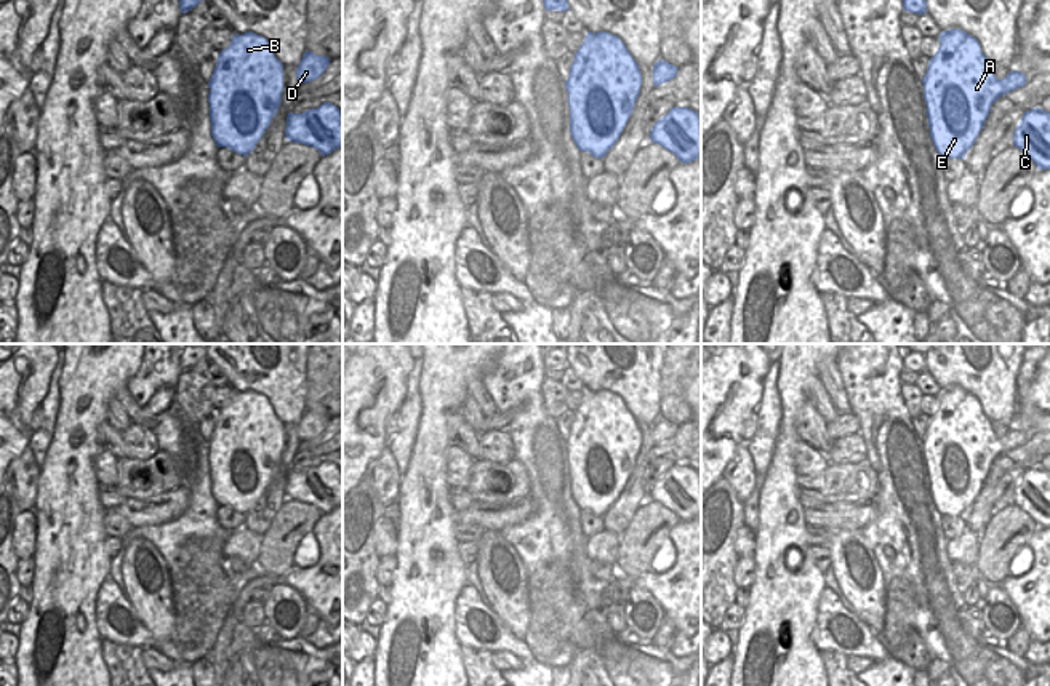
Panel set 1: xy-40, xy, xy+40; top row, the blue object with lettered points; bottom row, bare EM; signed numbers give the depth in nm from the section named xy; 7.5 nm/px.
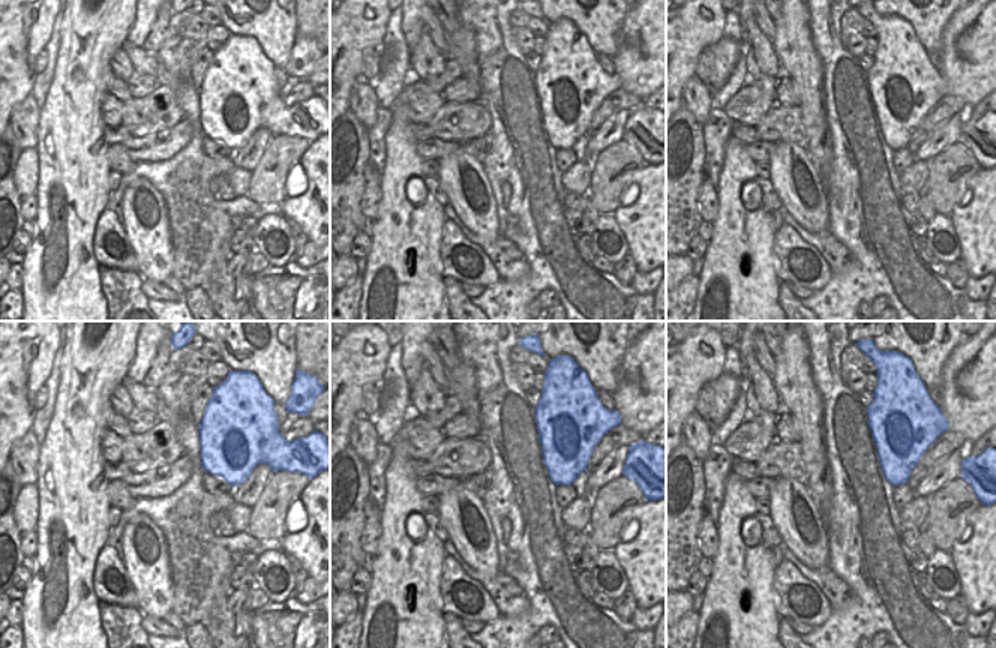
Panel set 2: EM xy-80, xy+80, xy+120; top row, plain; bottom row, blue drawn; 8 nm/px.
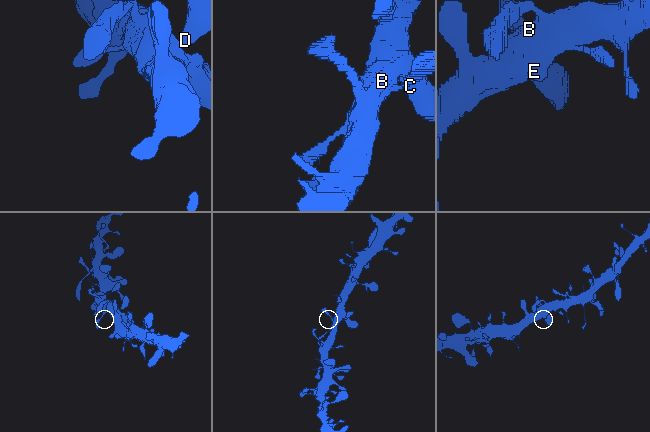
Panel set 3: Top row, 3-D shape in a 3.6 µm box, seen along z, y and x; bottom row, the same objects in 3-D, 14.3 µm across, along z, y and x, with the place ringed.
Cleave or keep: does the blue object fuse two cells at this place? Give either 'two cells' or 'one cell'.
one cell

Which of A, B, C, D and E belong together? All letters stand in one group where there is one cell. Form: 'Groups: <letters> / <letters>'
Groups: A B C D E

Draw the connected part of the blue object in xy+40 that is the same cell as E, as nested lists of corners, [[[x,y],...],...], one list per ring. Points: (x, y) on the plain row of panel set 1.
[[[960,387],[944,389],[938,397],[940,406],[930,416],[927,432],[922,437],[930,496],[941,516],[964,518],[983,488],[992,462],[1000,454],[1024,445],[1026,433],[1015,429],[997,438],[978,398]]]

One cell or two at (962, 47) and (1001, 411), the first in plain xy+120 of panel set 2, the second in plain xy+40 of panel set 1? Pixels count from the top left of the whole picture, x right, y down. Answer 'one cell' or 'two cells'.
two cells

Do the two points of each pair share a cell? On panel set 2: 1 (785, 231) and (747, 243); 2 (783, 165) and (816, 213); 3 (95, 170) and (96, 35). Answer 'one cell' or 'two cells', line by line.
1: two cells
2: one cell
3: one cell

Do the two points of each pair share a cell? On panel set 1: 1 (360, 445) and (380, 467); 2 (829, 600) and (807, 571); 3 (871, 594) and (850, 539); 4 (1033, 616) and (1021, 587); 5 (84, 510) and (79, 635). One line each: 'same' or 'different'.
1: different
2: different
3: same
4: same
5: same

